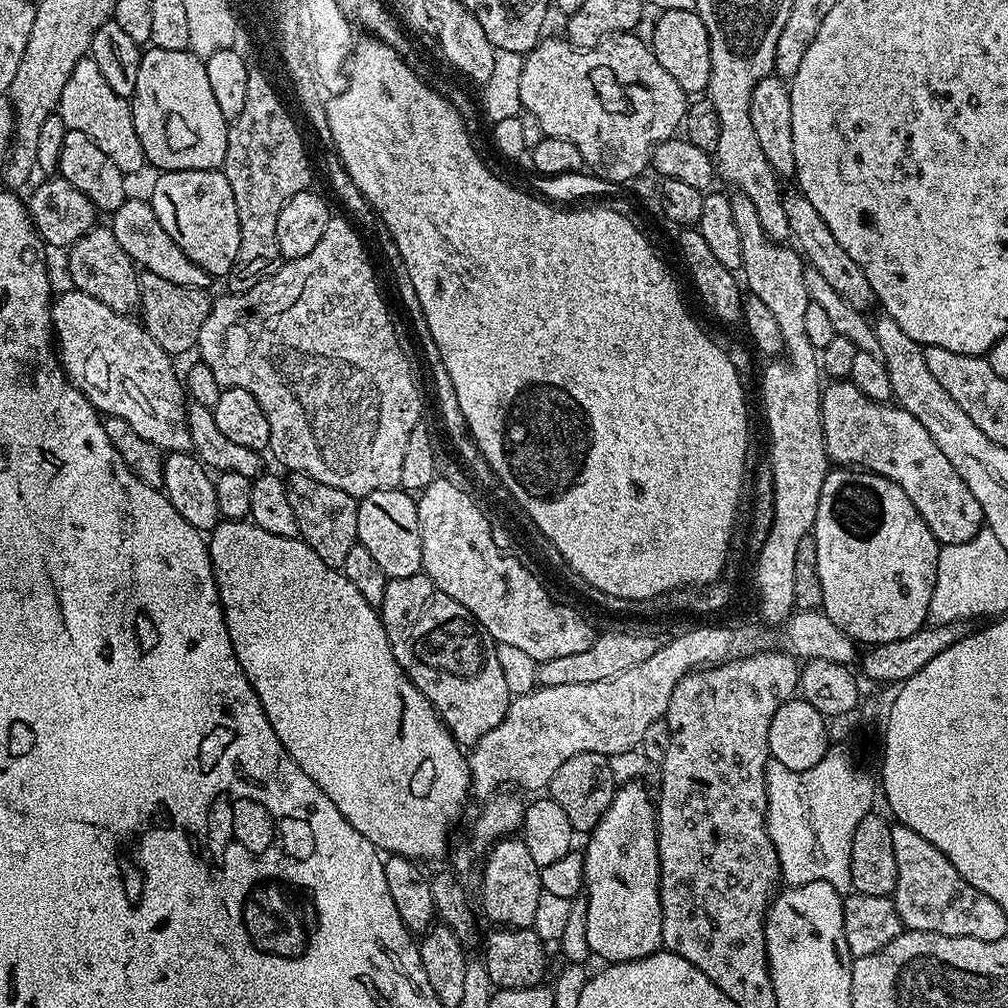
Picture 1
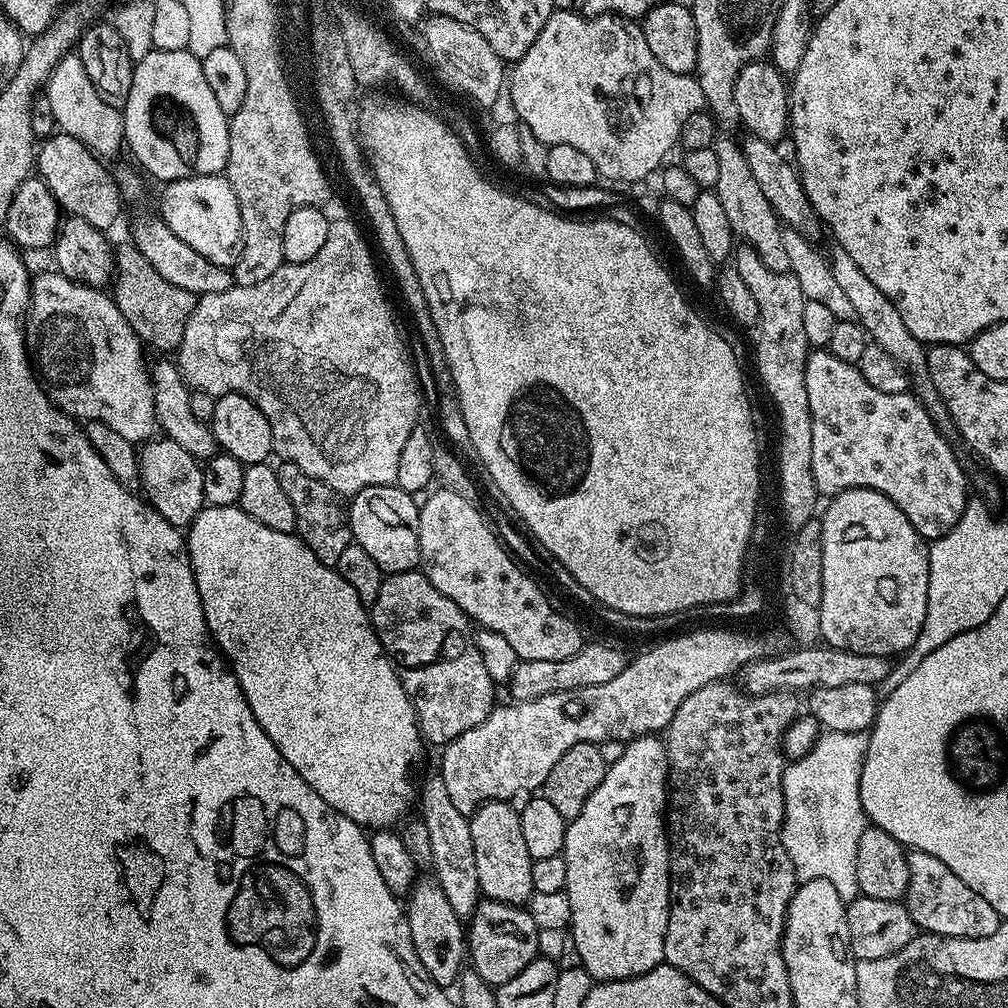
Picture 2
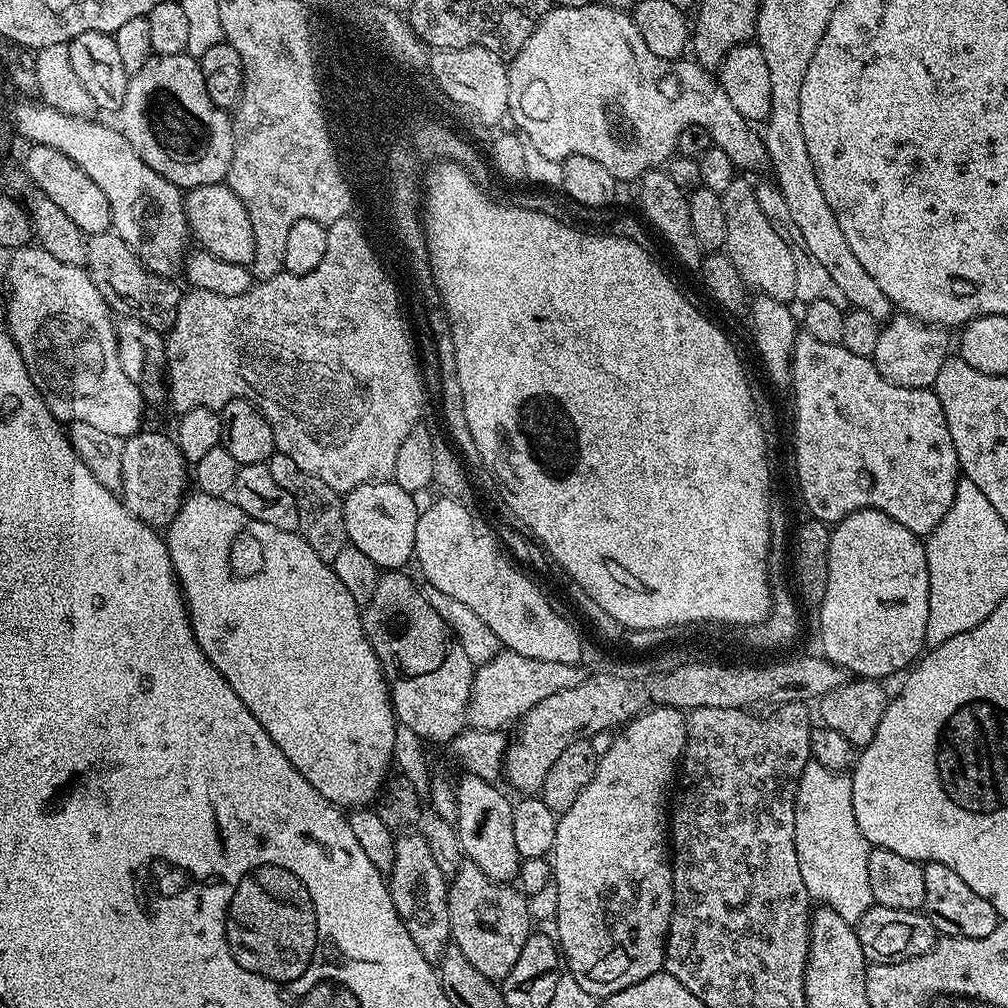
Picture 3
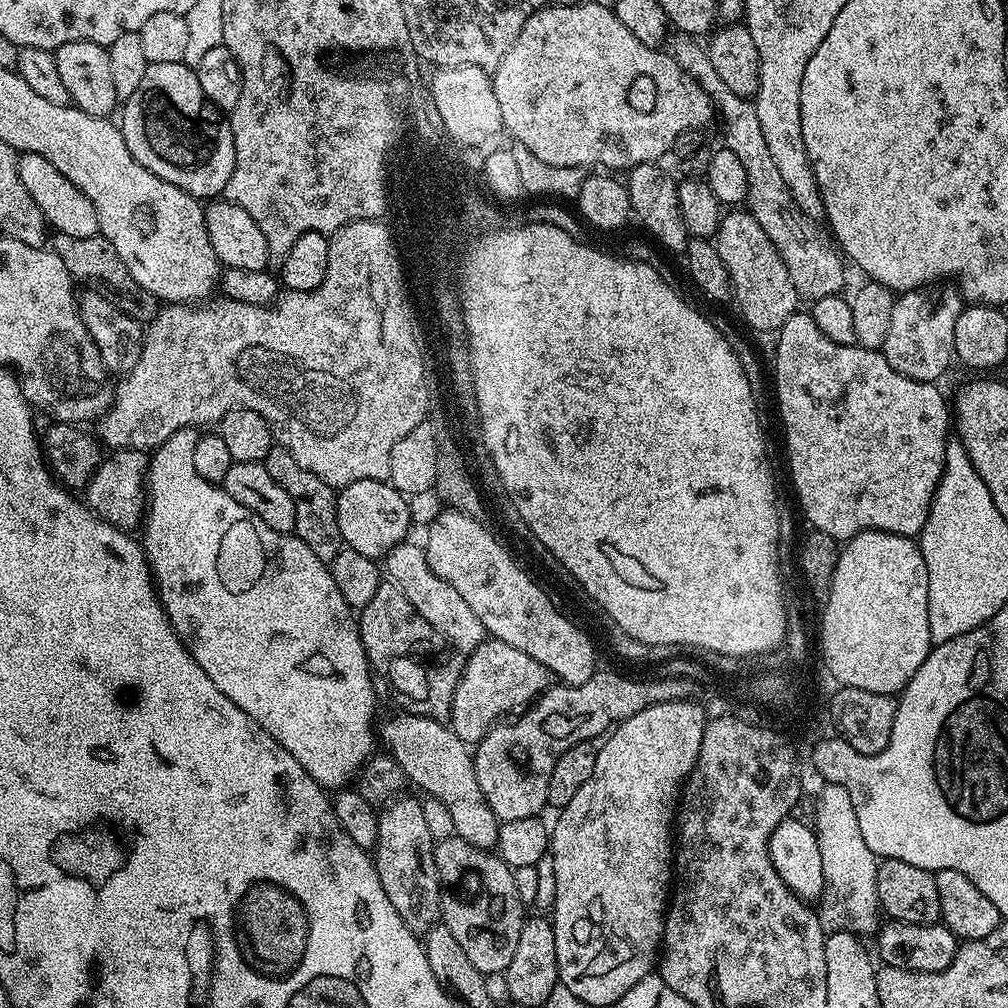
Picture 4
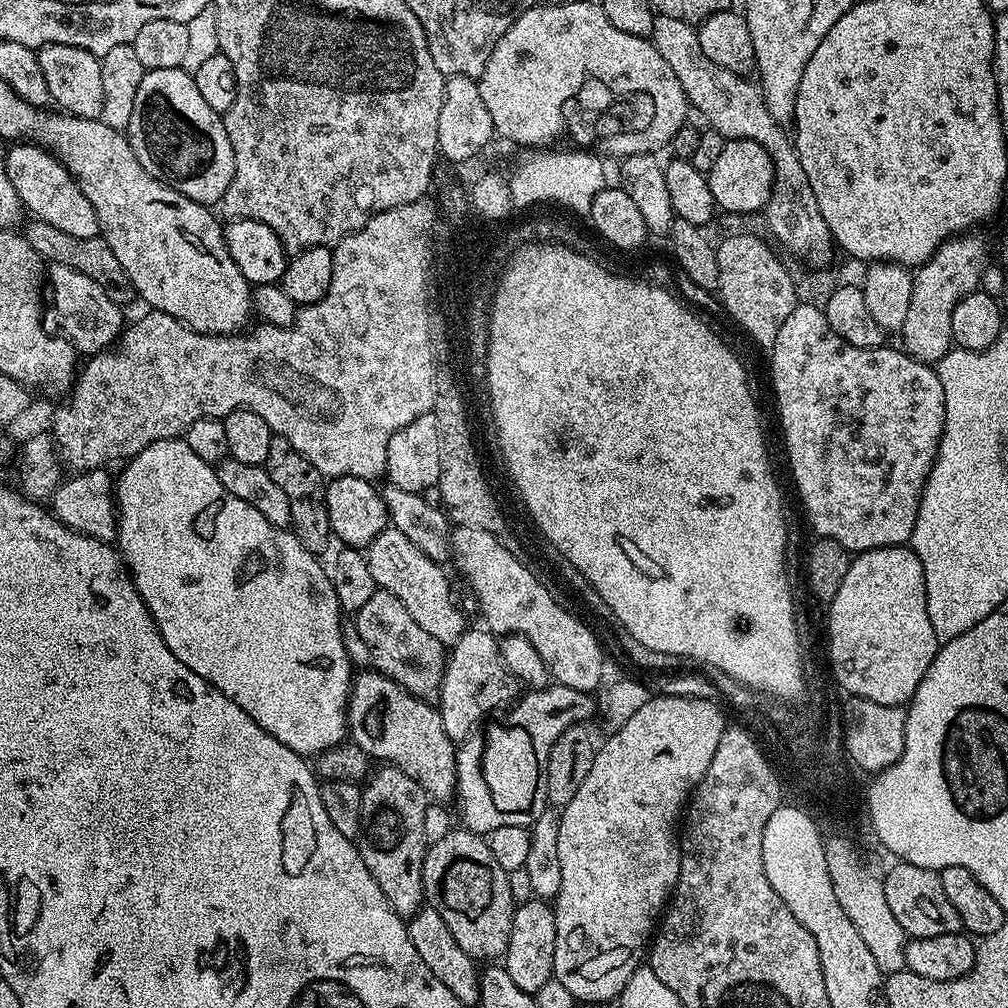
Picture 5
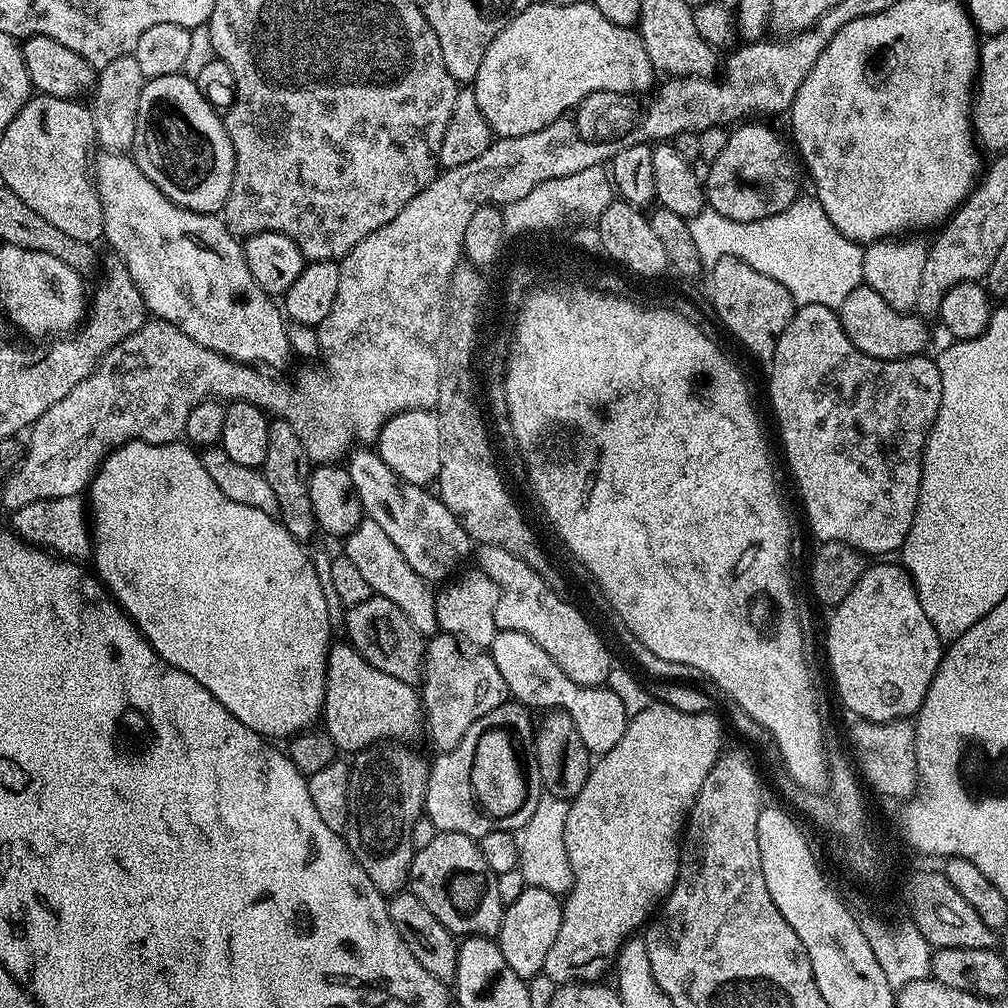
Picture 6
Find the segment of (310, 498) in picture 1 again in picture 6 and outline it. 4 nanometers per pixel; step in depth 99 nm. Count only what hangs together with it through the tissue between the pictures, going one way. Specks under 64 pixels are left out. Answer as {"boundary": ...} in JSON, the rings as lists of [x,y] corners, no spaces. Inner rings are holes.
{"boundary":[[[279,418],[268,421],[270,438],[266,442],[266,462],[263,474],[266,482],[274,489],[278,498],[279,521],[294,539],[308,542],[312,535],[317,535],[318,529],[314,518],[314,506],[310,506],[310,490],[308,478],[310,475],[310,461],[298,434],[294,434],[294,426],[290,422]]]}

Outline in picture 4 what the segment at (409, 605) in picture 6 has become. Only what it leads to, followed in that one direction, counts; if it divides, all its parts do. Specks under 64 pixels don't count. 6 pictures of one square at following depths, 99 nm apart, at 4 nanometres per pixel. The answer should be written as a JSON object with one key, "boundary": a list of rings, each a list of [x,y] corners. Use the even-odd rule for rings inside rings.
{"boundary":[[[405,542],[391,548],[388,555],[383,557],[382,568],[387,579],[398,586],[402,594],[406,594],[406,602],[410,602],[410,606],[414,606],[414,610],[418,610],[418,614],[422,614],[422,618],[426,618],[426,622],[430,622],[430,626],[442,634],[442,638],[454,651],[467,654],[486,639],[482,621],[458,595],[458,590],[450,586],[450,582],[438,578],[438,574],[430,570],[430,562],[426,562],[426,554],[419,543]]]}

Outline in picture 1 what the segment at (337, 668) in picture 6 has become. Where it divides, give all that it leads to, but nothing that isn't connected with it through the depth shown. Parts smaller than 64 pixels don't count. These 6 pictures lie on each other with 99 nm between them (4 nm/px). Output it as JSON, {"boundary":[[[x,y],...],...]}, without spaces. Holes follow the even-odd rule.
{"boundary":[[[505,838],[492,845],[486,853],[488,861],[484,864],[484,881],[480,892],[484,895],[484,912],[493,920],[493,925],[505,928],[530,928],[534,914],[538,911],[540,887],[540,868],[530,858],[523,839]]]}

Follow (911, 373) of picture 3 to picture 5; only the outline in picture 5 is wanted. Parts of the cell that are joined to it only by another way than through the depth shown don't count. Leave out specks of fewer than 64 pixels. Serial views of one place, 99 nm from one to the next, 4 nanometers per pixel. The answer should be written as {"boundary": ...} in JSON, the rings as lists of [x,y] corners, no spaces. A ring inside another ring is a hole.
{"boundary":[[[957,234],[944,241],[927,262],[915,269],[906,322],[902,322],[898,336],[904,339],[903,351],[922,364],[939,364],[953,347],[950,318],[954,318],[954,306],[981,287],[984,270],[989,267],[987,242],[972,235],[976,234]]]}

